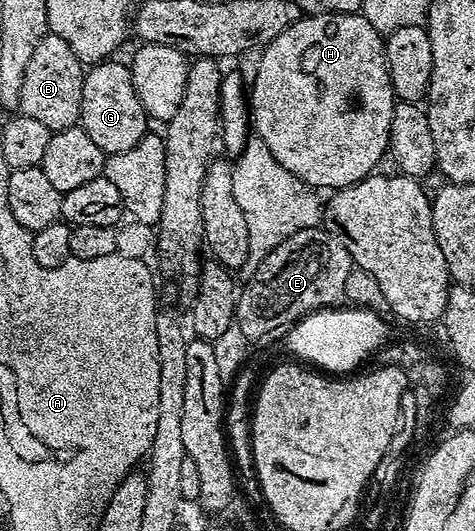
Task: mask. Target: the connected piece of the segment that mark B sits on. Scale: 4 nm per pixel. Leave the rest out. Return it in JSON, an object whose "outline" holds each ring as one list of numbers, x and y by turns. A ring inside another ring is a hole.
{"outline":[[46,35,36,42,32,59,24,70,24,87,20,90,20,112,37,118,51,132,75,127,82,114,82,78,84,65,72,54,72,46,59,36]]}

